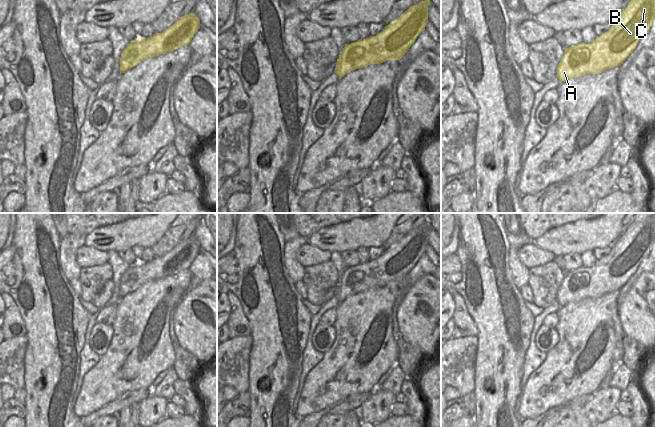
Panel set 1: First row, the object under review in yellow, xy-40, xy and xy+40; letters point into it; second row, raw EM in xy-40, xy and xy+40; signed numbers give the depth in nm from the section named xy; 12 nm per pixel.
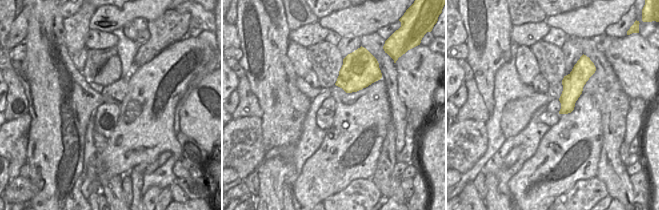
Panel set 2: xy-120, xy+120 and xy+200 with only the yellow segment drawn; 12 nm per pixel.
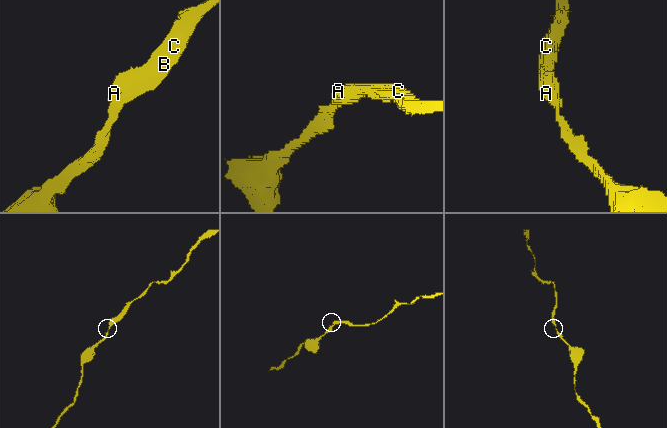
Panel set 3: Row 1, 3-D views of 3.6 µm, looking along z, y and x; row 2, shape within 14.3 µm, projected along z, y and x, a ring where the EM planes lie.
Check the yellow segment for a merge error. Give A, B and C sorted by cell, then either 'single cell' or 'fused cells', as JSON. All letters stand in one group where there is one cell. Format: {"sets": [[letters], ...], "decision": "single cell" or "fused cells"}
{"sets": [["A", "B", "C"]], "decision": "single cell"}

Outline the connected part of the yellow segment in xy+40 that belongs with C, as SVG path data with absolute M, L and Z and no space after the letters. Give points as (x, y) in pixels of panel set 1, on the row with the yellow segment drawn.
M631 0L625 9L613 19L610 29L586 44L584 42L565 48L565 53L557 67L560 82L586 74L600 74L607 69L620 66L636 48L641 37L650 31L655 18L655 0Z

